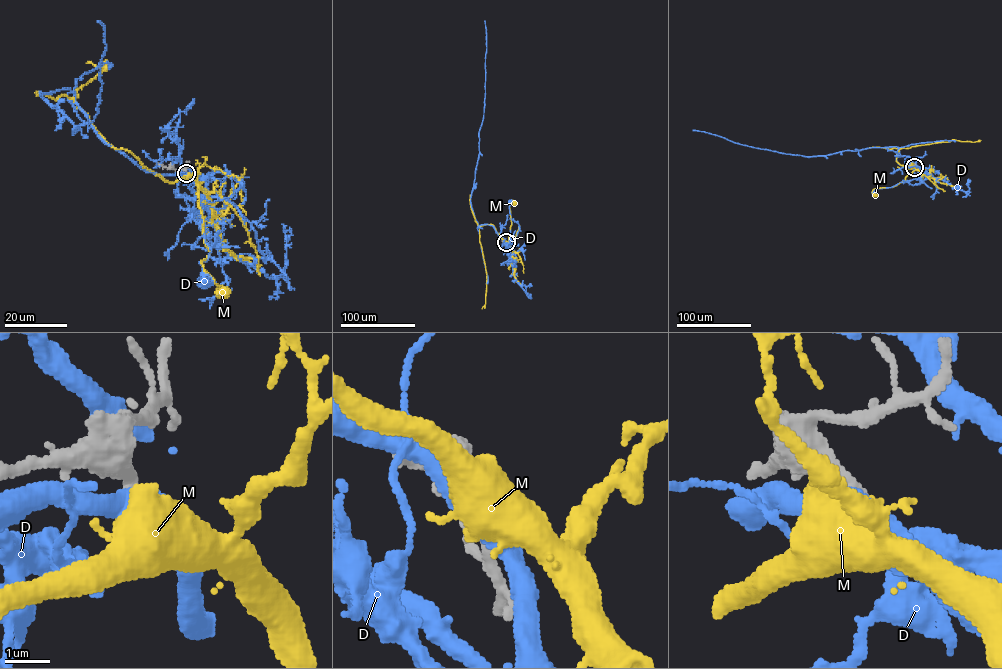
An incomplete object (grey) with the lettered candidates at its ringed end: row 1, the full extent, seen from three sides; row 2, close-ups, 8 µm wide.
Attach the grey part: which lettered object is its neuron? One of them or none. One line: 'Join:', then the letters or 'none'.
Join: M

